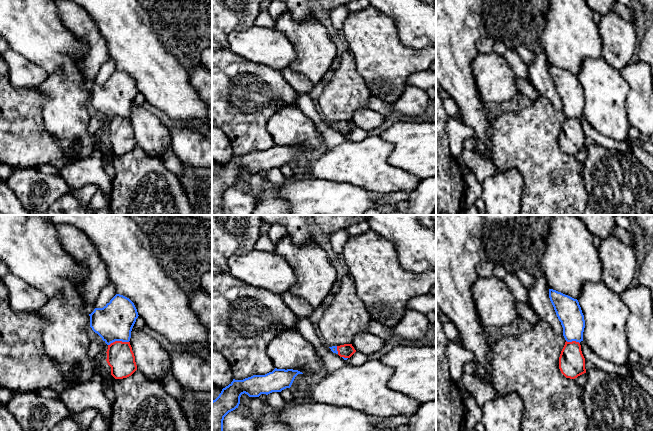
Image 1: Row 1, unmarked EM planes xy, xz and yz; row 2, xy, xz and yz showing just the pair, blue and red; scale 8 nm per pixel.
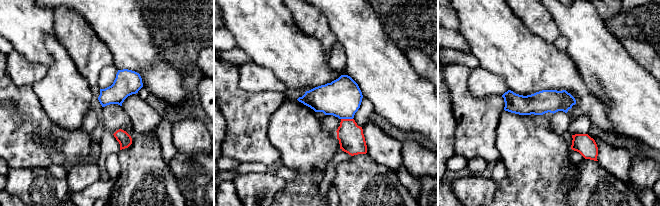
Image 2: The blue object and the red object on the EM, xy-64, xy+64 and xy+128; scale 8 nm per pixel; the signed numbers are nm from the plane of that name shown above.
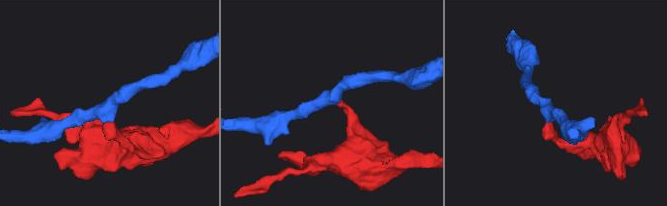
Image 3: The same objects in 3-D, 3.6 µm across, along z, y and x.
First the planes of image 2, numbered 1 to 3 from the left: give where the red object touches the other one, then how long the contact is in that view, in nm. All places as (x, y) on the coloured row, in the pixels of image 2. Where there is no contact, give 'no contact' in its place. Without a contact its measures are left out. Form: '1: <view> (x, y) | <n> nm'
1: no contact
2: xy+64 (347, 118) | 100 nm
3: no contact

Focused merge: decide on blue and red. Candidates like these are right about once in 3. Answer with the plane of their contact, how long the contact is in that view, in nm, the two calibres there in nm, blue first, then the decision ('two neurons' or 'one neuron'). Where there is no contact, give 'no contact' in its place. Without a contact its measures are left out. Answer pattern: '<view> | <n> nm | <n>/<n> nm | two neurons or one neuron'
xy | 170 nm | 300/220 nm | two neurons

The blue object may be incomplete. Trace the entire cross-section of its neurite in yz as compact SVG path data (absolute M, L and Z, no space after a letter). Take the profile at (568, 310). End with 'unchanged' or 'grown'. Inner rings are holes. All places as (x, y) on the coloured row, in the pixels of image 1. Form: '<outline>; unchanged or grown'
M549 289L549 298L563 327L565 340L583 341L585 320L578 300L553 289Z; unchanged

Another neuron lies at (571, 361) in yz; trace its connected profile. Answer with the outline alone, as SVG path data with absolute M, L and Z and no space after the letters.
M565 342L559 357L559 369L566 378L570 379L586 373L585 358L579 342Z

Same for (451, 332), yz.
M451 321L443 323L443 330L449 341L452 341L462 346L460 333L458 329L456 328L456 326Z

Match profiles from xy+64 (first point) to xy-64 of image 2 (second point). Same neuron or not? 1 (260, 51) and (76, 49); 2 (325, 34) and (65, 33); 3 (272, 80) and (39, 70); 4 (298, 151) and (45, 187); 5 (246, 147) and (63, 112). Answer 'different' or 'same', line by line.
1: different
2: same
3: same
4: different
5: different

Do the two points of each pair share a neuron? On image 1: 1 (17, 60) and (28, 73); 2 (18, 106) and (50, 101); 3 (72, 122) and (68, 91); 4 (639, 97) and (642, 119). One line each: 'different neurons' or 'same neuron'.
1: same neuron
2: different neurons
3: same neuron
4: same neuron

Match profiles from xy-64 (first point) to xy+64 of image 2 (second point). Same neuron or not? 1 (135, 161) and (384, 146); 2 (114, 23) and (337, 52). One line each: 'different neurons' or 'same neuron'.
1: different neurons
2: different neurons

